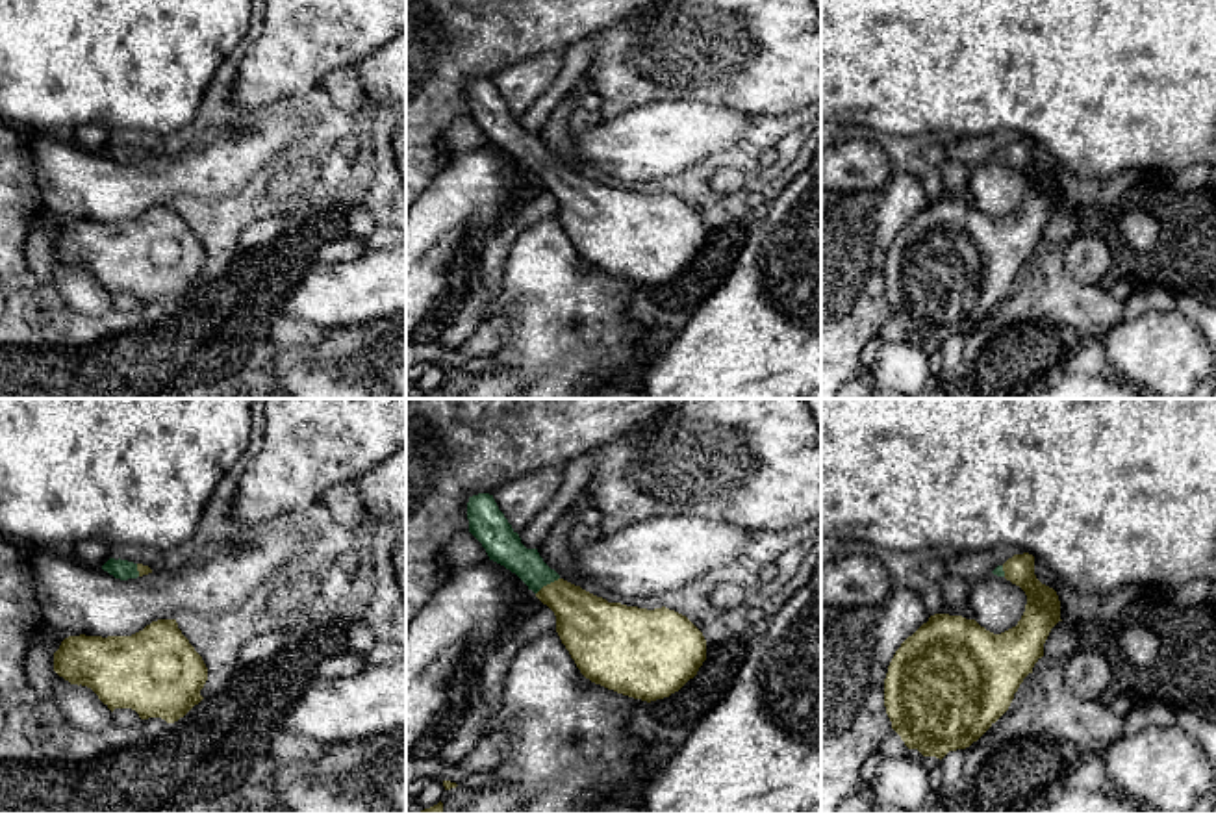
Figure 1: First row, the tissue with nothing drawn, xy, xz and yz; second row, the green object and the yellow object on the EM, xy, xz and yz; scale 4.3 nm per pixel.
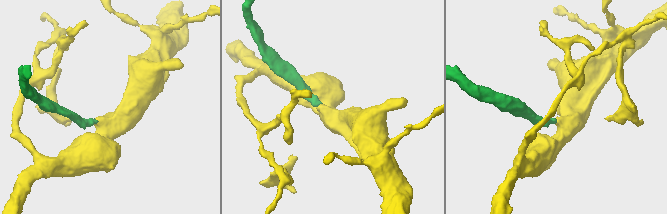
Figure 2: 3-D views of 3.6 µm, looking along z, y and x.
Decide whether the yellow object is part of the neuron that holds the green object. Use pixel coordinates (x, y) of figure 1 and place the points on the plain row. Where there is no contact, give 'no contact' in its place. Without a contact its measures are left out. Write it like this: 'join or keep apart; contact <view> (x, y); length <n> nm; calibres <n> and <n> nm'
join; contact xz (547, 167); length 130 nm; calibres 160 and 260 nm

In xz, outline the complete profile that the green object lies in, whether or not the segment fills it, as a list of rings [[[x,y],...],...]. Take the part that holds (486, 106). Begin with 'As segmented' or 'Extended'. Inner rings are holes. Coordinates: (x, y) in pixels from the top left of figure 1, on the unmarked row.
Extended. [[[489,78],[469,82],[467,104],[489,145],[515,158],[554,197],[556,217],[586,263],[651,287],[697,260],[706,224],[686,200],[608,187],[564,165],[538,134],[521,128]]]

